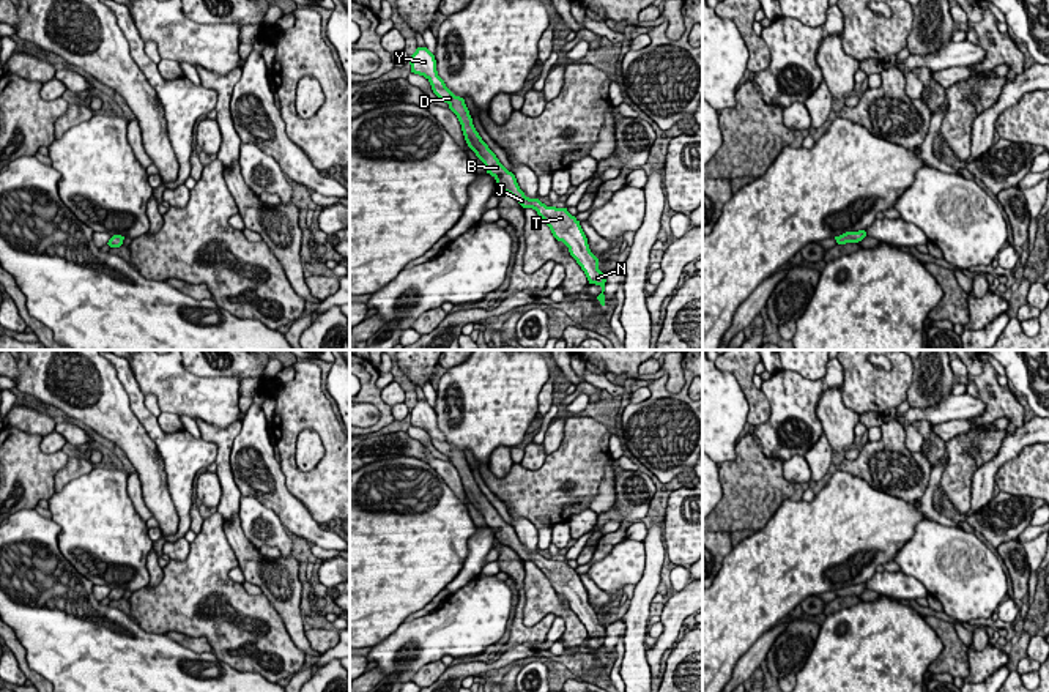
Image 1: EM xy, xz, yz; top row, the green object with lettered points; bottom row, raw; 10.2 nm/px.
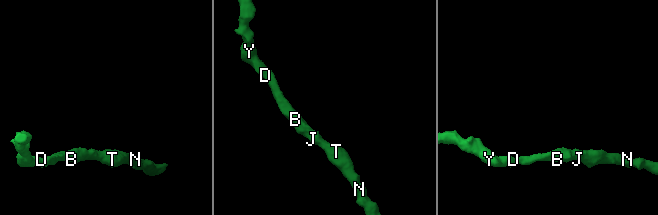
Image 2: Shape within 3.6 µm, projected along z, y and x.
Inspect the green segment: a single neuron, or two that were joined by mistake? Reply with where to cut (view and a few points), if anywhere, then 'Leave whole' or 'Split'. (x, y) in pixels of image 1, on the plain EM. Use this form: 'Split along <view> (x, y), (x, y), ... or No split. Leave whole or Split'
No split. Leave whole

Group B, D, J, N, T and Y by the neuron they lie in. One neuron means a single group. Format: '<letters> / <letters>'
B D J N T Y

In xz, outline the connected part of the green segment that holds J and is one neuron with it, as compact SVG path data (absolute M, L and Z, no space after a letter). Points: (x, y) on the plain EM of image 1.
M417 400L411 408L410 418L411 426L424 429L430 435L433 446L449 457L449 462L457 468L461 478L468 500L484 515L487 526L496 533L496 539L515 550L523 561L536 563L550 580L553 590L569 601L570 608L581 619L589 637L602 640L602 646L597 649L597 653L602 659L605 659L605 626L599 623L599 612L591 605L580 574L572 569L567 561L547 560L539 552L529 552L524 549L517 536L515 528L499 515L496 508L476 484L465 452L455 449L438 429L435 408L427 400Z

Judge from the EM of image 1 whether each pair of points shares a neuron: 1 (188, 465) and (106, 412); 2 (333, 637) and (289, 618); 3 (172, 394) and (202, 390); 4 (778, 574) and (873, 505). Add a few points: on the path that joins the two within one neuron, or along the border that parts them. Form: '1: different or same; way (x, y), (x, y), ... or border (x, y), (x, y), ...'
1: different; border (133, 413), (155, 443), (167, 478)
2: different; border (304, 631), (309, 645), (318, 653)
3: same; way (180, 394), (194, 394)
4: same; way (802, 550), (834, 541), (849, 528)

